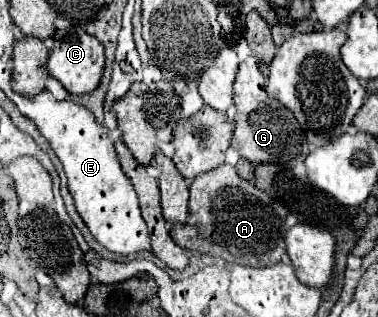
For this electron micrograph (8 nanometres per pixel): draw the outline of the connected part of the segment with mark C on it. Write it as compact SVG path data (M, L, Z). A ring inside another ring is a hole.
M72 25L68 29L58 29L52 39L54 39L54 49L50 51L50 57L46 63L48 73L54 79L58 79L64 85L64 89L72 95L82 95L82 93L94 91L98 87L102 71L104 71L104 45L96 37L88 35L78 25Z

